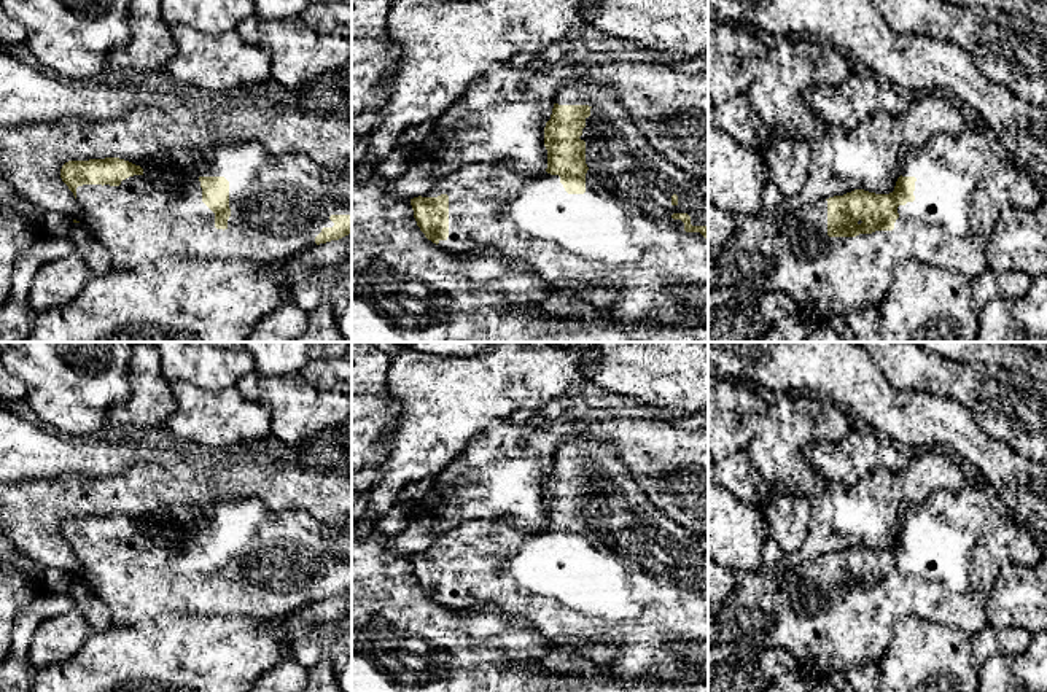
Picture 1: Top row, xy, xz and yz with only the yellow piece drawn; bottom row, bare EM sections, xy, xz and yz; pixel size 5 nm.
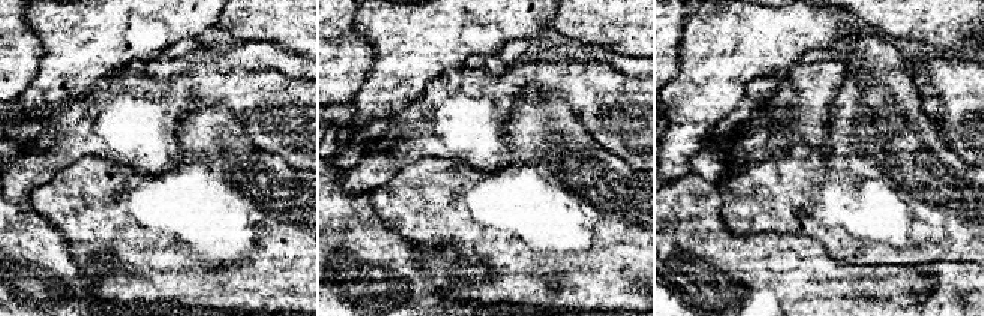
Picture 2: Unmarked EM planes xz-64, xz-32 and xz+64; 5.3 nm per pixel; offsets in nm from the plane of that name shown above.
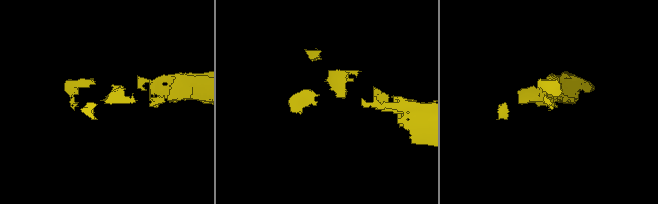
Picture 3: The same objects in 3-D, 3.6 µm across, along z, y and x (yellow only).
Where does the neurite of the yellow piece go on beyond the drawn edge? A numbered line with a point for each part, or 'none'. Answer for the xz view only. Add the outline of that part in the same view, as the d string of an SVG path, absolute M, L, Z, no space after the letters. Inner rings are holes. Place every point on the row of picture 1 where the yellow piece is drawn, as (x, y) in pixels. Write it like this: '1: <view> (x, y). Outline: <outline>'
1: xz (619, 234). Outline: M576 78L565 83L560 89L559 97L555 99L559 105L589 105L590 116L586 118L586 127L582 129L581 140L586 142L586 164L589 167L586 173L586 192L584 194L568 194L560 183L559 175L551 175L544 172L538 177L525 175L506 164L469 164L446 178L439 180L433 185L433 188L423 194L422 197L438 197L441 194L449 196L449 237L446 240L439 240L438 247L452 253L452 255L465 255L476 250L498 250L504 256L512 261L519 261L527 264L549 288L551 297L538 305L530 305L528 312L531 315L547 315L547 317L574 317L574 318L592 318L598 315L598 310L586 302L584 299L574 296L566 285L581 285L581 286L606 286L613 288L617 293L617 297L606 315L619 323L694 323L700 320L699 312L689 309L686 304L679 302L673 293L675 283L694 285L699 288L708 288L708 239L705 239L700 232L686 232L684 223L681 220L673 220L673 213L687 213L691 216L692 226L708 226L708 180L695 178L687 175L675 164L668 162L664 156L660 156L648 140L640 134L635 126L630 113L624 108L614 91L608 86L601 86L597 83L590 83L584 78Z

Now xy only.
1: xy (279, 204). Outline: M259 142L231 143L188 156L164 157L156 172L148 169L121 181L119 186L83 185L76 188L80 223L108 253L113 270L132 270L159 258L185 261L237 259L266 267L315 247L323 227L333 227L331 215L352 215L352 170L339 173L315 164L302 153L272 156ZM200 177L224 177L229 181L231 216L228 227L215 227L215 213L202 202Z

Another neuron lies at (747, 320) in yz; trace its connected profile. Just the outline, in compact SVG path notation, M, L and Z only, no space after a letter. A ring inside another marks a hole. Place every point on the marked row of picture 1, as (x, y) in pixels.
M764 291L708 310L708 342L759 342L781 318L797 312L781 291Z

